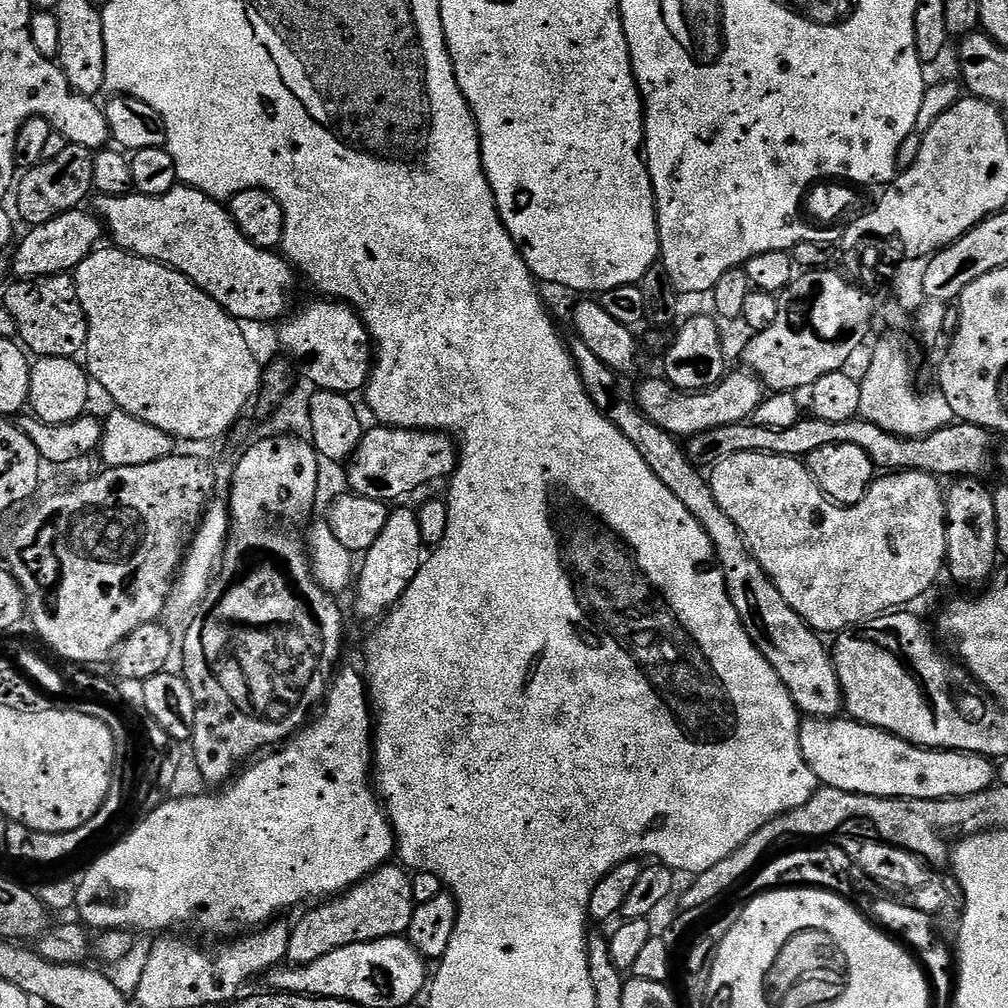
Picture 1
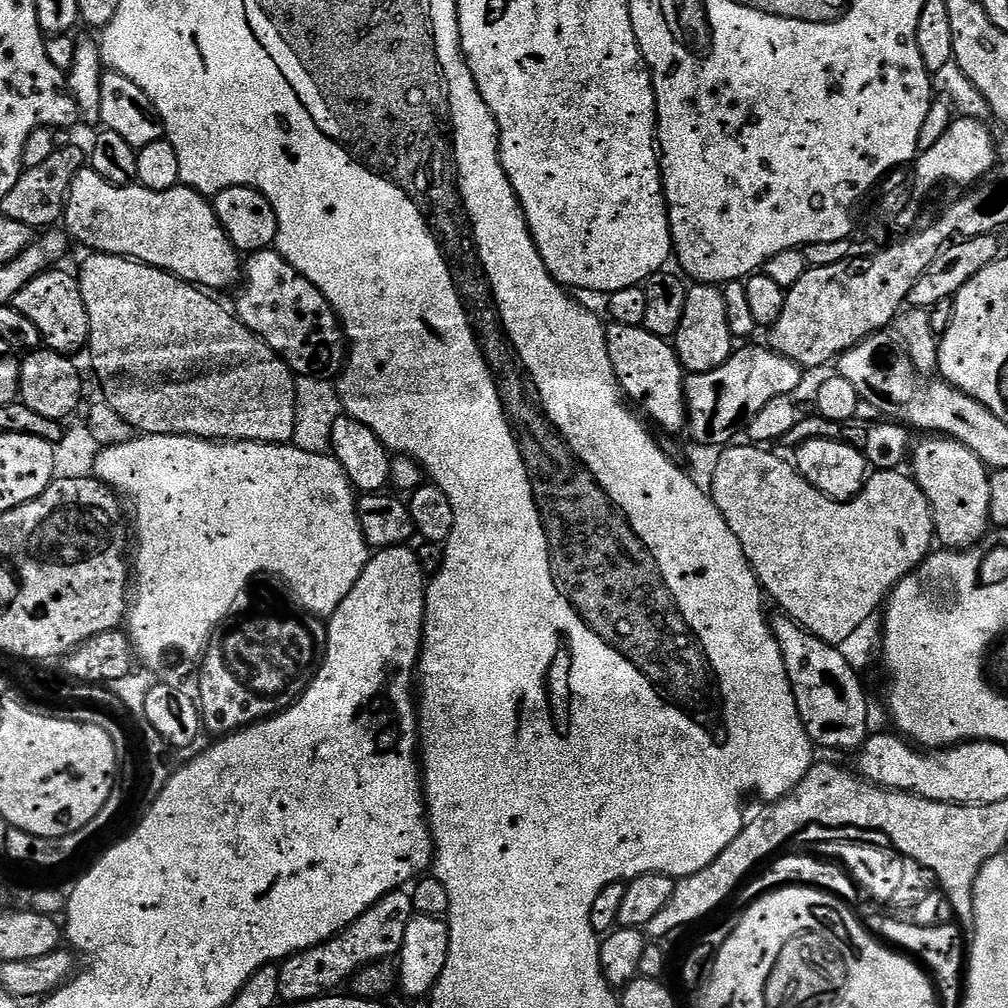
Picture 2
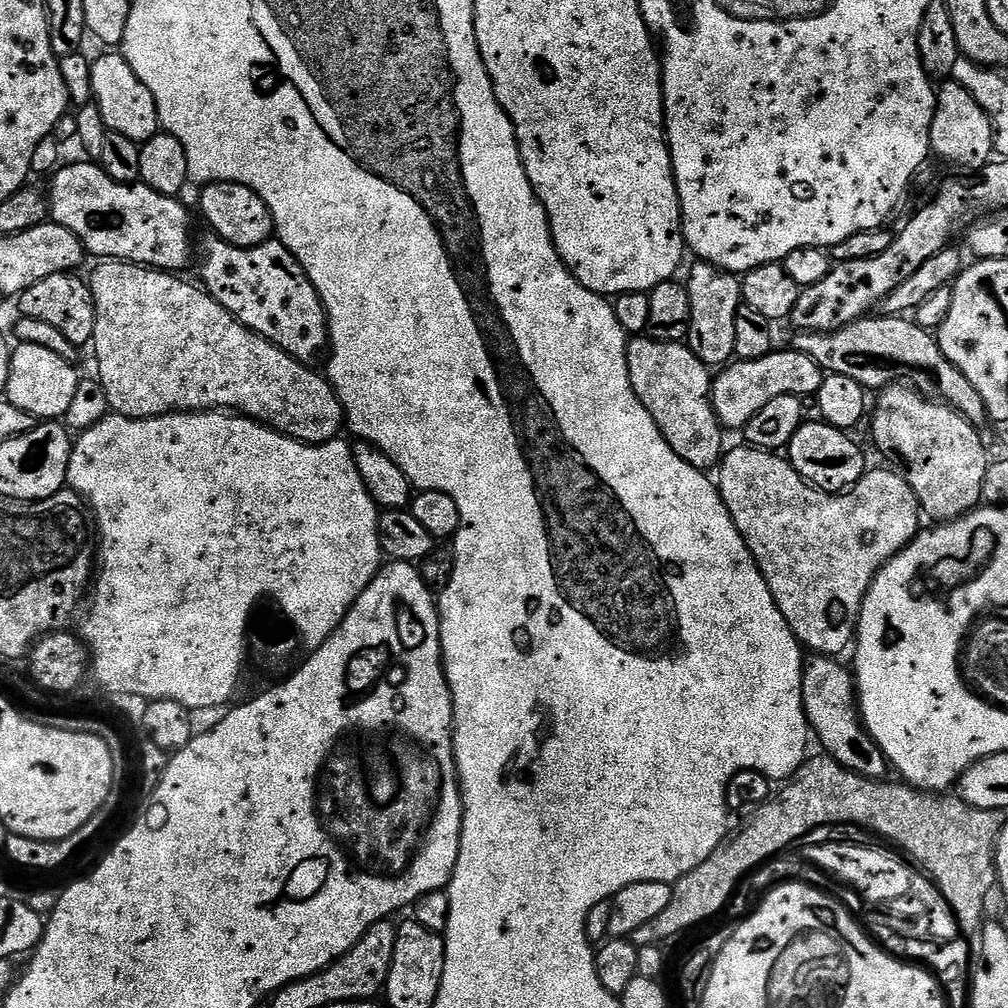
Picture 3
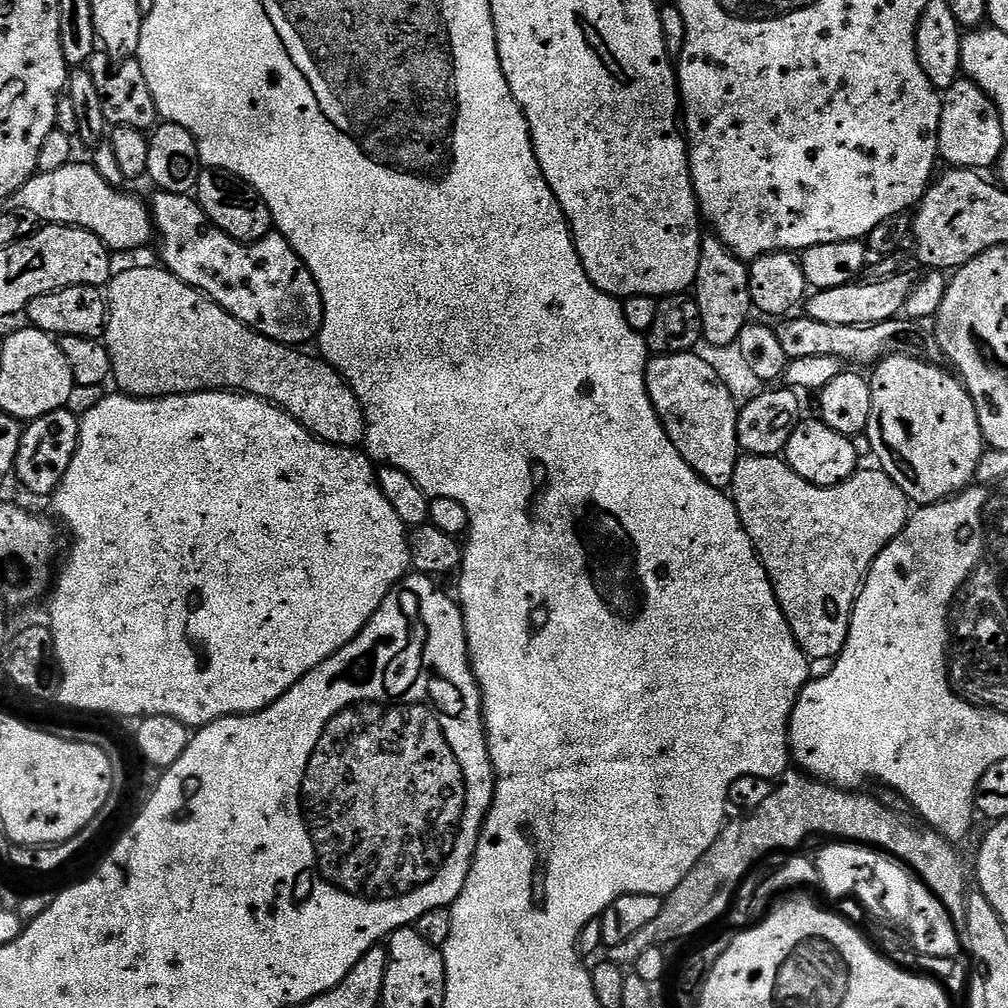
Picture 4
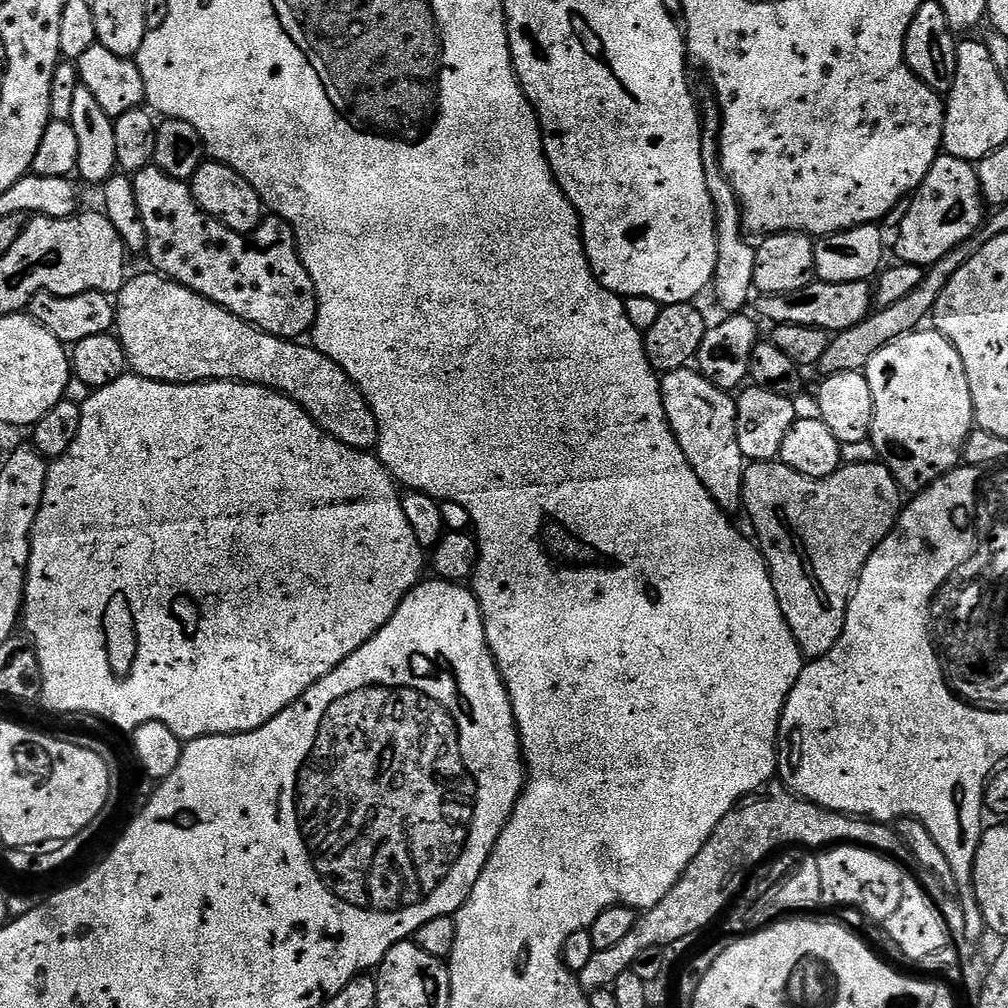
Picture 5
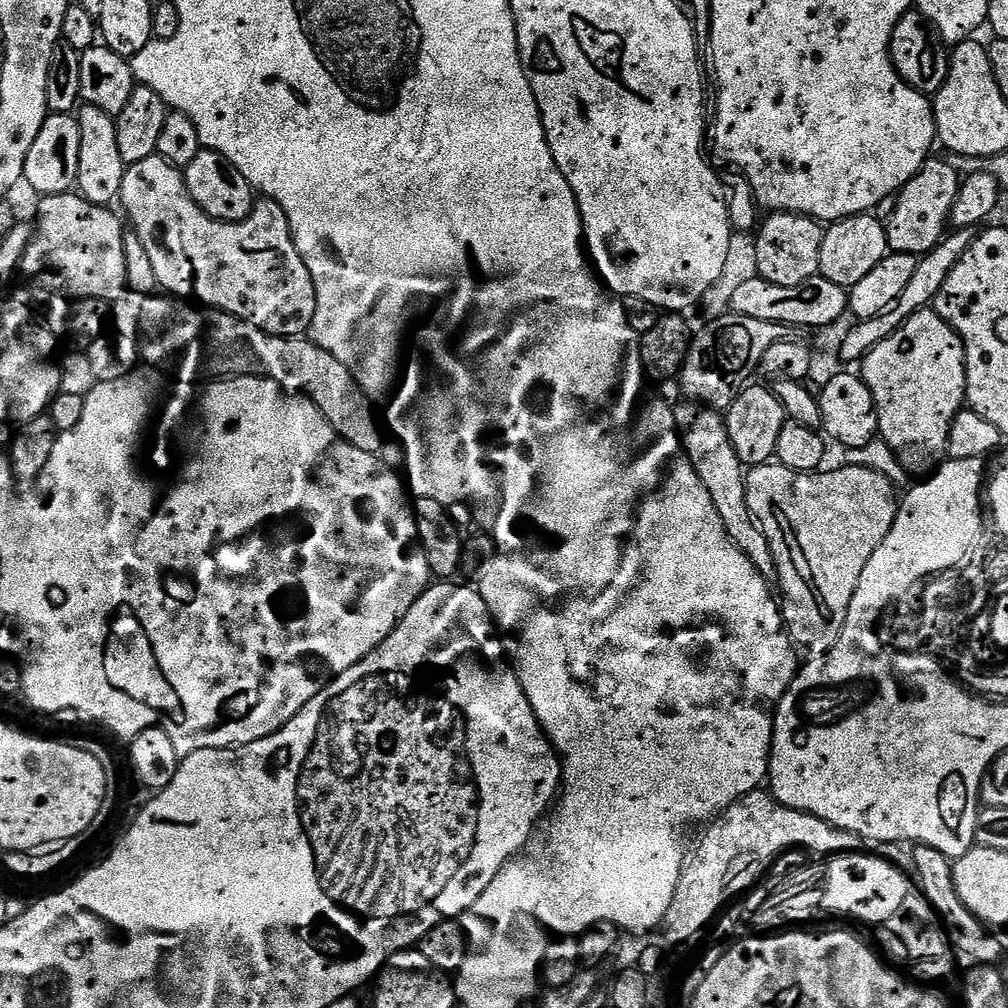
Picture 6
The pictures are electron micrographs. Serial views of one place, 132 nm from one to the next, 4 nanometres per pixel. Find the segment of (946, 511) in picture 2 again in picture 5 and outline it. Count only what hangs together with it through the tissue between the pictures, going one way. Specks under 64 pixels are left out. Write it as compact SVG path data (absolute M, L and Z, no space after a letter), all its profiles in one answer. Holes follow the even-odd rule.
M935 330L908 332L902 338L882 346L870 358L866 375L874 398L874 422L870 441L876 448L879 463L885 464L901 489L916 494L929 488L939 476L945 476L961 463L964 443L974 427L972 395L962 358L942 333Z

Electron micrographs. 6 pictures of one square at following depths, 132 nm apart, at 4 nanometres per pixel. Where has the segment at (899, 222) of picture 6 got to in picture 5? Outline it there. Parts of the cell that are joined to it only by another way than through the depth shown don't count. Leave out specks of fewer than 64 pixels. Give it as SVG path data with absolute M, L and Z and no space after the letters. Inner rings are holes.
M947 154L936 157L906 207L896 232L896 252L903 263L919 266L931 266L938 258L946 258L954 246L971 240L986 219L986 201L980 194L976 168L969 161Z

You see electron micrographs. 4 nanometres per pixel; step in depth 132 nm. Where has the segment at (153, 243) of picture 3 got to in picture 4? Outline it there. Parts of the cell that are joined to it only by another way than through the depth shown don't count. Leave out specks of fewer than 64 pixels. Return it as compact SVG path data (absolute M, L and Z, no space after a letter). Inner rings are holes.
M69 162L58 170L37 171L10 197L15 211L25 213L48 224L70 224L93 232L113 253L132 252L154 236L150 208L104 181L104 176L88 164Z

